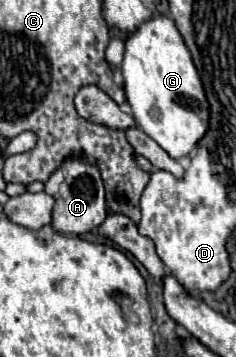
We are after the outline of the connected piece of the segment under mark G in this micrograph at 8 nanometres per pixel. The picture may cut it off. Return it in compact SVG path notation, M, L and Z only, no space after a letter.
M151 17L125 41L121 73L137 125L173 159L187 157L207 133L209 105L191 53L169 17Z

